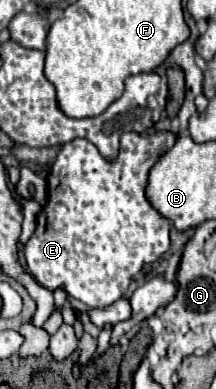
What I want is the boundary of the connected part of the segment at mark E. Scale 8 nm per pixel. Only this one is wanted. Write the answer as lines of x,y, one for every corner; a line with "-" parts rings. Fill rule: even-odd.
171,131
123,133
115,161
105,161
87,139
65,143
47,175
47,203
37,215
37,227
25,243
25,261
39,285
49,291
63,289
67,295
89,307
107,307
123,295
143,265
157,261
169,249
169,221
163,219
145,199
145,185
151,167
173,147
177,135

